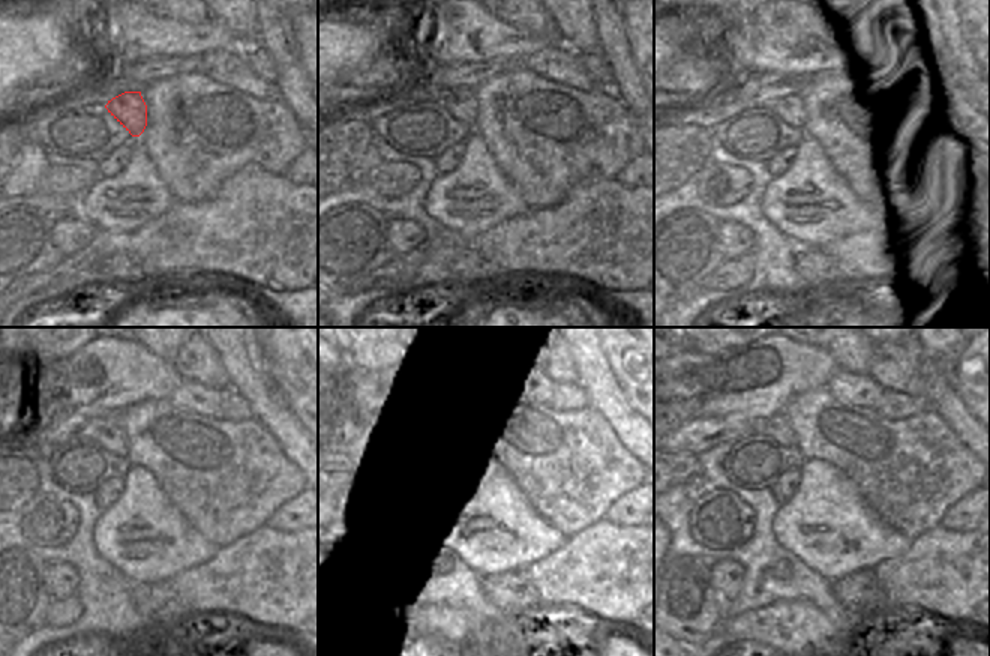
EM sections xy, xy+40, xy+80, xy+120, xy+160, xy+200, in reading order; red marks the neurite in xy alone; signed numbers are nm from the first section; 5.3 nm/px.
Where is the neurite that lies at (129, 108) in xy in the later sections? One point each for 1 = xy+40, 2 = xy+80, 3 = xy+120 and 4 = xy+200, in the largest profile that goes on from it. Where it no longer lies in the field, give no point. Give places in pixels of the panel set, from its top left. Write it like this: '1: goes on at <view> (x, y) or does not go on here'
1: goes on at xy+40 (461, 102)
2: goes on at xy+80 (791, 108)
3: goes on at xy+120 (113, 439)
4: goes on at xy+200 (779, 430)

